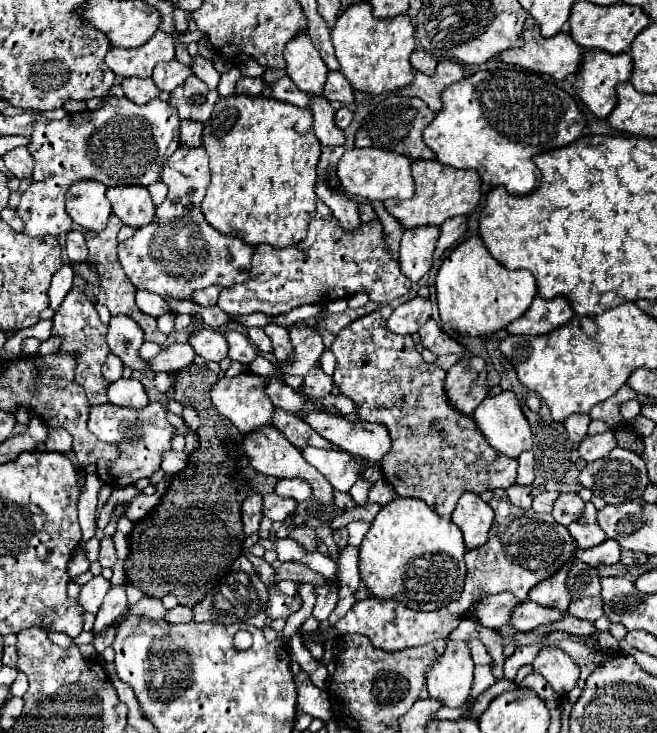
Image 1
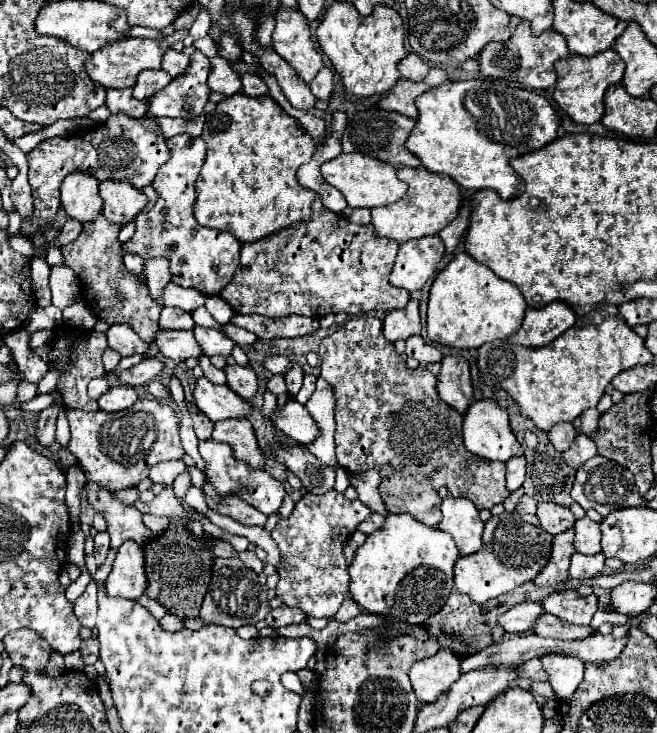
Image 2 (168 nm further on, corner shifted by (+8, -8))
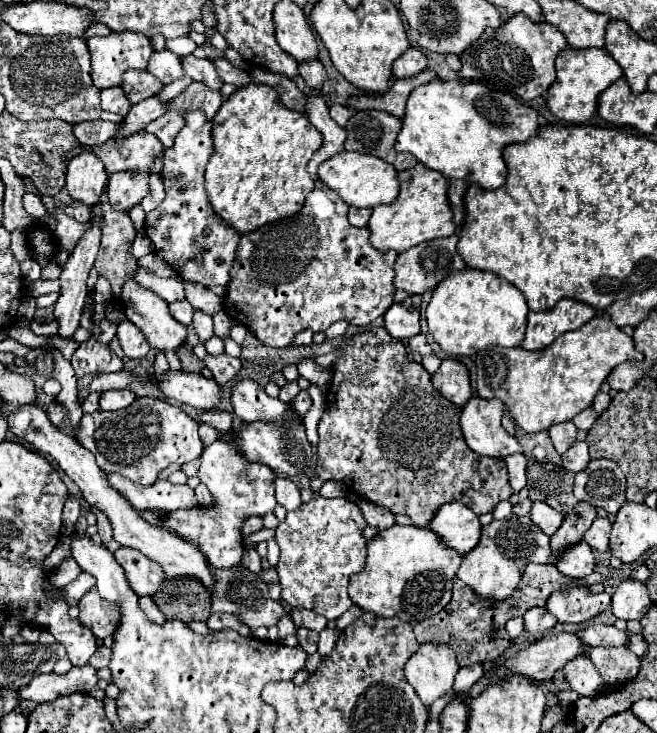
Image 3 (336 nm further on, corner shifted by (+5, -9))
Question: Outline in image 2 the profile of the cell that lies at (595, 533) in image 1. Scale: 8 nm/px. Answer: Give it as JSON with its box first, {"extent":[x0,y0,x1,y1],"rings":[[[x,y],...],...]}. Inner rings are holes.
{"extent":[575,518,601,554],"rings":[[[581,518],[575,522],[575,550],[583,554],[601,552],[601,530],[591,518]]]}

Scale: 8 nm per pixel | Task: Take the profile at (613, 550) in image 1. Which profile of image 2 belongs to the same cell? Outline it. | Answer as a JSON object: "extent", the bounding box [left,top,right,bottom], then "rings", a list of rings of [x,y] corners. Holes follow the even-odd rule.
{"extent":[569,552,605,580],"rings":[[[575,552],[573,558],[571,558],[569,576],[571,576],[571,578],[581,578],[581,580],[583,580],[583,578],[593,578],[593,576],[601,574],[603,562],[605,562],[605,556],[603,556],[601,552],[599,552],[599,554],[593,554],[593,556]]]}

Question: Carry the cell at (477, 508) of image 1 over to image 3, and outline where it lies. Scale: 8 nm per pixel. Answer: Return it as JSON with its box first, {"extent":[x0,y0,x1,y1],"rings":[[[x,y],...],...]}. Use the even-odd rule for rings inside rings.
{"extent":[430,501,482,555],"rings":[[[458,501],[440,507],[430,523],[430,529],[450,547],[454,547],[460,555],[472,551],[480,543],[482,535],[482,525],[474,511],[470,511]]]}

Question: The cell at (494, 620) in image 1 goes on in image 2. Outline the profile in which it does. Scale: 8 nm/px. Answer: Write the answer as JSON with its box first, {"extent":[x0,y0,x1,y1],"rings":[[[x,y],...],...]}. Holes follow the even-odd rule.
{"extent":[499,602,543,634],"rings":[[[521,602],[521,604],[513,606],[511,610],[507,610],[507,614],[503,614],[499,618],[499,624],[509,634],[525,634],[535,626],[535,622],[539,620],[541,614],[543,614],[541,604],[537,604],[537,602]]]}

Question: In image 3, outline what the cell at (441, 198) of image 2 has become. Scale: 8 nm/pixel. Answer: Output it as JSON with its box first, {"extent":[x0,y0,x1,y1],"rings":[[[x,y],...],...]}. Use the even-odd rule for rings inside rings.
{"extent":[368,163,456,253],"rings":[[[418,163],[412,169],[406,169],[398,173],[400,179],[400,195],[394,203],[384,207],[374,207],[372,217],[368,221],[368,227],[372,231],[370,243],[378,251],[394,249],[398,253],[410,249],[412,245],[418,245],[422,241],[448,237],[456,231],[452,221],[452,209],[448,201],[448,181],[438,171],[432,171]]]}

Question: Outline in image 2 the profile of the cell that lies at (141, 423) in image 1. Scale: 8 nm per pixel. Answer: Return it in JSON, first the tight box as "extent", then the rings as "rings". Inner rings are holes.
{"extent":[67,398,185,492],"rings":[[[139,398],[131,408],[121,410],[121,412],[67,410],[67,420],[69,420],[69,430],[71,430],[69,450],[85,466],[87,478],[91,478],[91,482],[99,482],[99,486],[107,486],[109,490],[115,490],[115,492],[137,486],[141,480],[147,478],[151,466],[155,466],[157,462],[177,460],[185,454],[181,438],[179,438],[179,416],[177,416],[177,412],[171,406],[161,404],[157,400]]]}

